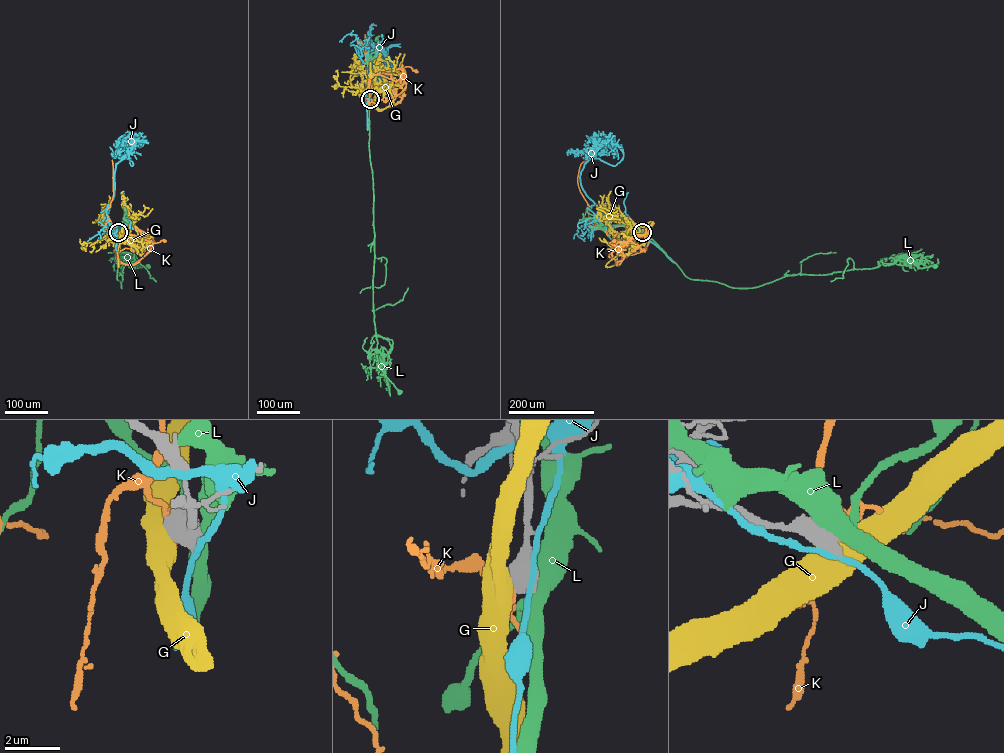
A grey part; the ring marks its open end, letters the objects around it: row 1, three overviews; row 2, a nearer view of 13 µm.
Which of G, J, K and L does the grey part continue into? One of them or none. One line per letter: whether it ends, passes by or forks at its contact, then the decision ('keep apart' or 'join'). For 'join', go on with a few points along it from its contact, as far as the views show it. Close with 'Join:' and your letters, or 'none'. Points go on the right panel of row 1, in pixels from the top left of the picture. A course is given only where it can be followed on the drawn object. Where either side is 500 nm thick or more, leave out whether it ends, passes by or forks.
G: keep apart
J: keep apart
K: keep apart
L: keep apart
Join: none

